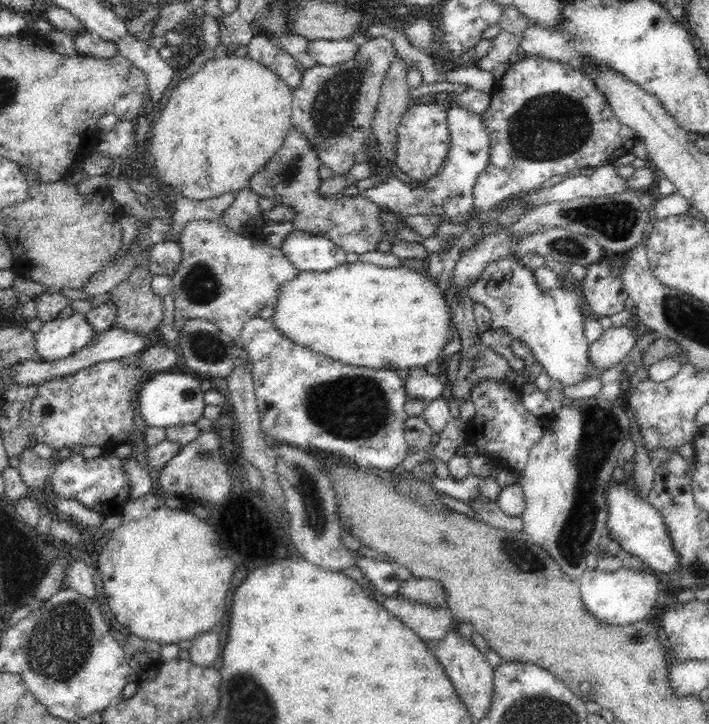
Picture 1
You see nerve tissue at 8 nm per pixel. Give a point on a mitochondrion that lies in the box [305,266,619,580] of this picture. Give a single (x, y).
(524, 557)

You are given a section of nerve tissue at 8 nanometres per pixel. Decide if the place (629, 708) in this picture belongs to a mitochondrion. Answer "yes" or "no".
no

